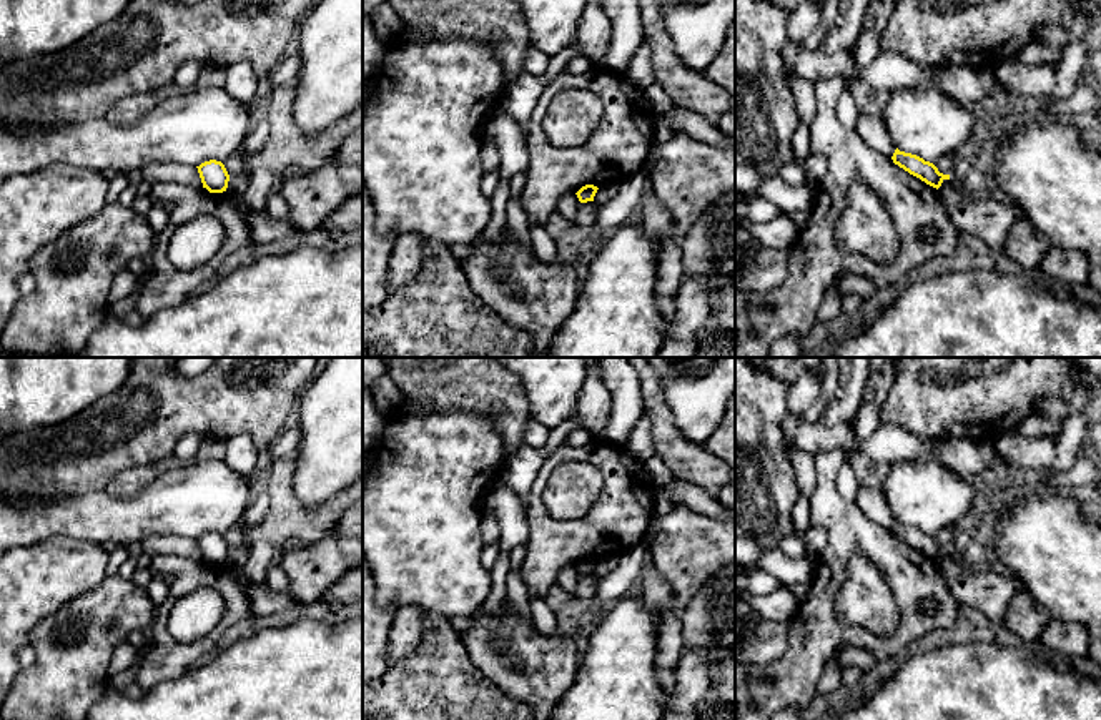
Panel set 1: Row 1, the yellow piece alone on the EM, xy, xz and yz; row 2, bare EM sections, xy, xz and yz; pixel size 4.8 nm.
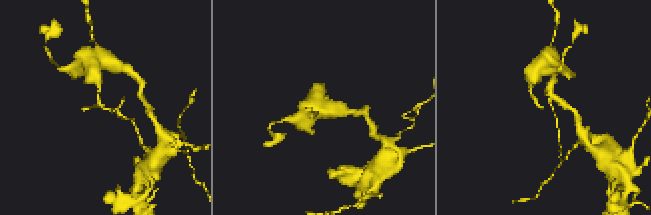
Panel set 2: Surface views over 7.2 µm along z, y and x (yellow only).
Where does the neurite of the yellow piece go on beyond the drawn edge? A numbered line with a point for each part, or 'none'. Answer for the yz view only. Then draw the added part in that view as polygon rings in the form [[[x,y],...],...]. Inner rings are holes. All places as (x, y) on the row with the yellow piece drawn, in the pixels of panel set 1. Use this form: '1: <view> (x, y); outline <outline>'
none

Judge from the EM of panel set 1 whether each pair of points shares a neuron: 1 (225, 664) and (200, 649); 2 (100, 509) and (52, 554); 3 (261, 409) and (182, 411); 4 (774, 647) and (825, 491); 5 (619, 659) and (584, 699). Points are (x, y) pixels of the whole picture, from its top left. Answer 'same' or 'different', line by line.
1: different
2: different
3: same
4: different
5: same

